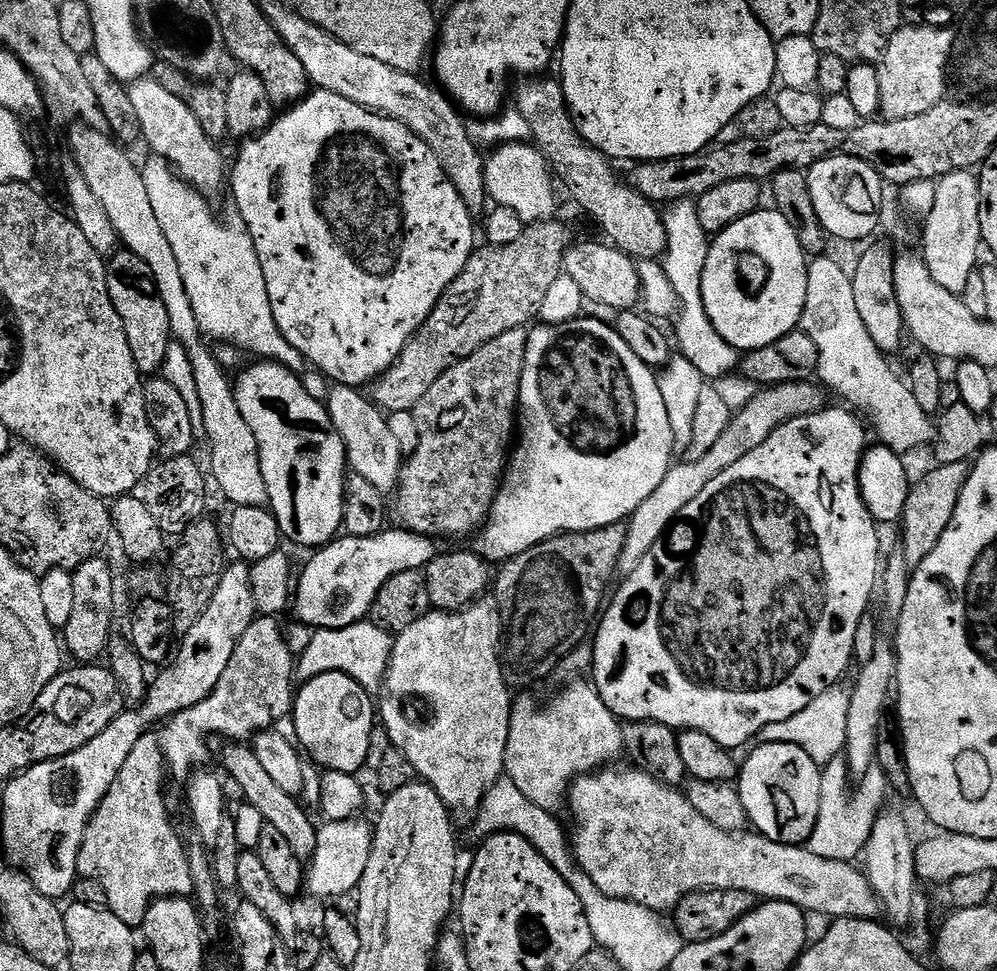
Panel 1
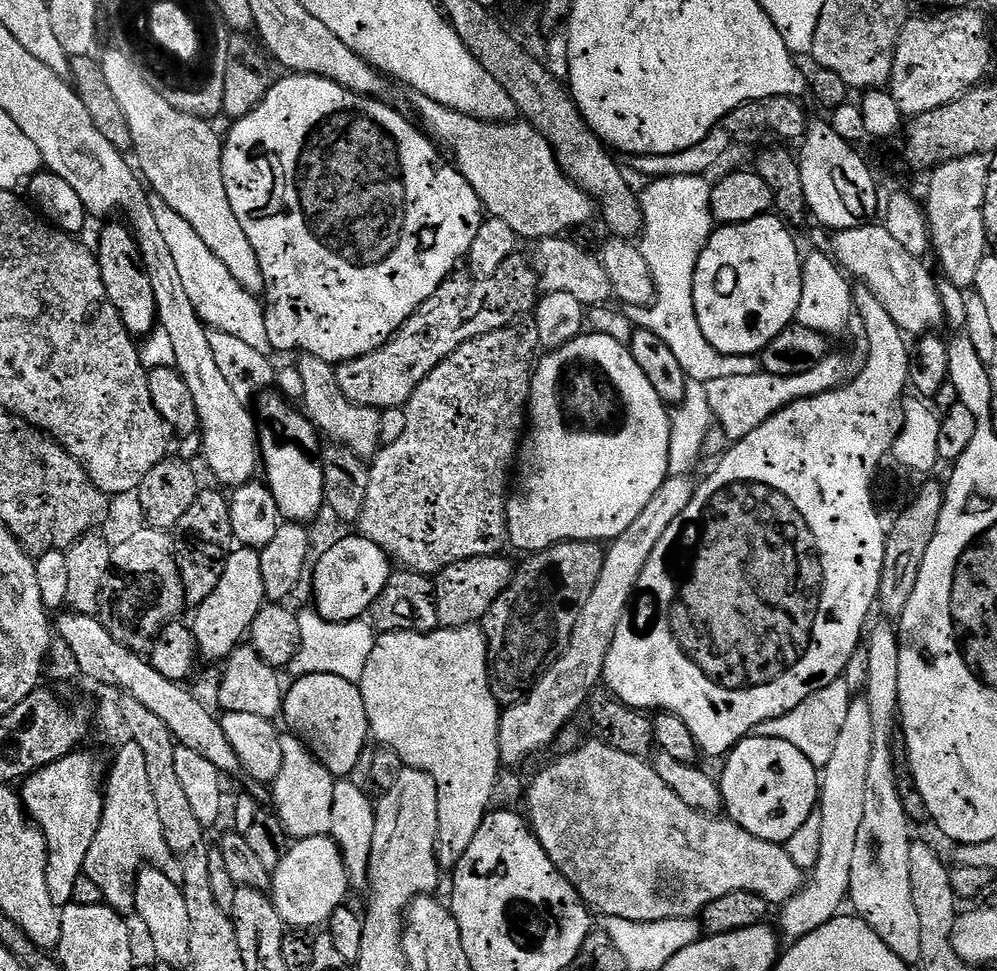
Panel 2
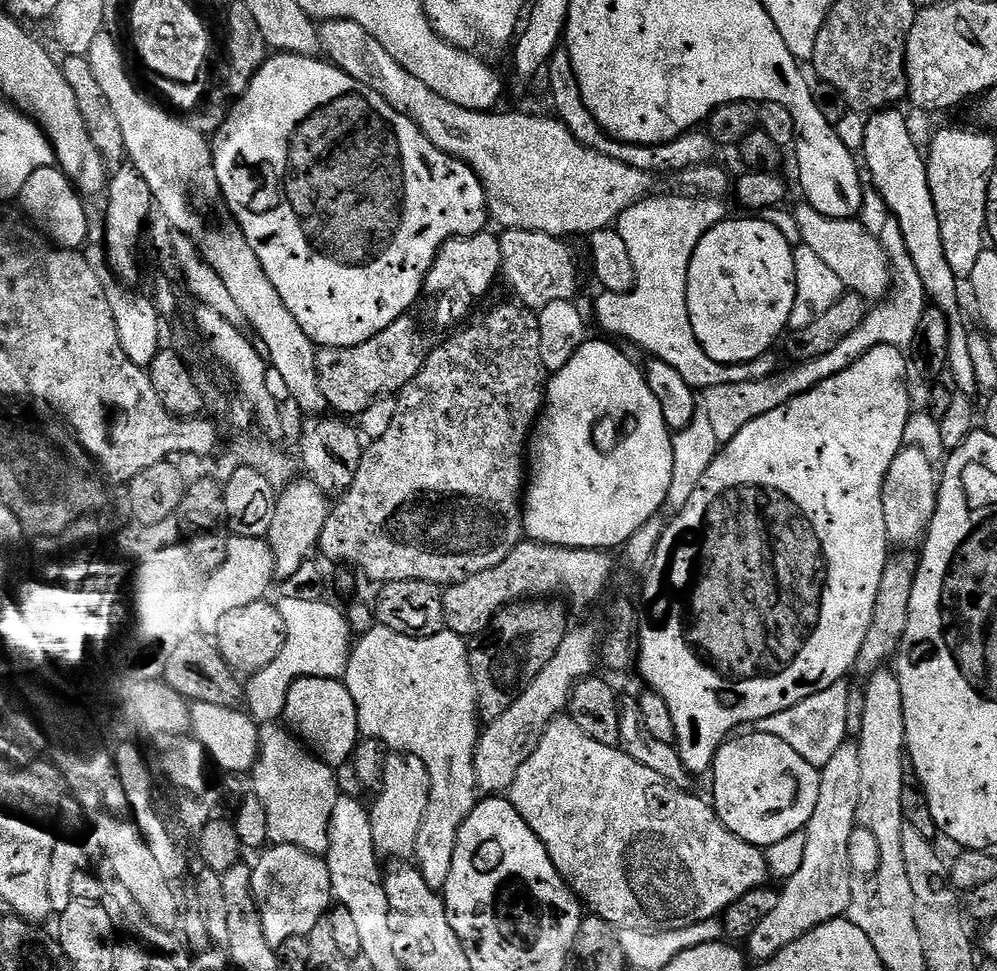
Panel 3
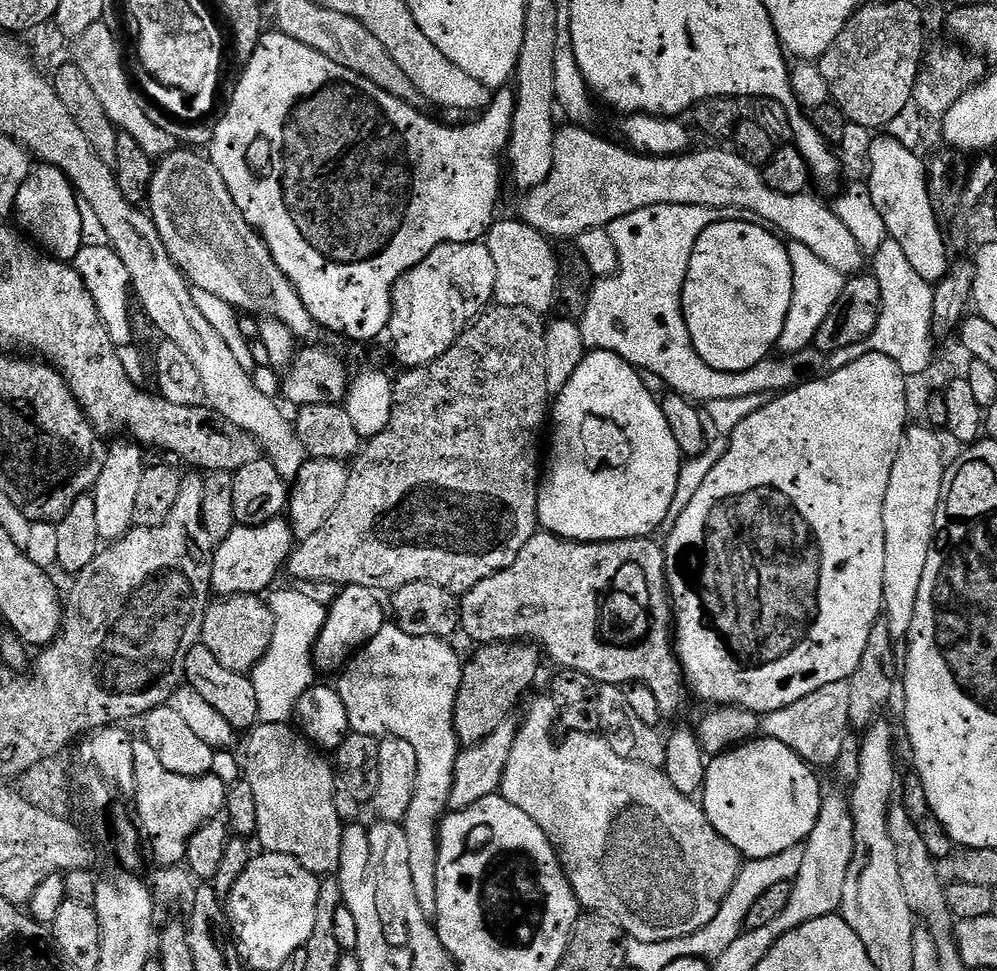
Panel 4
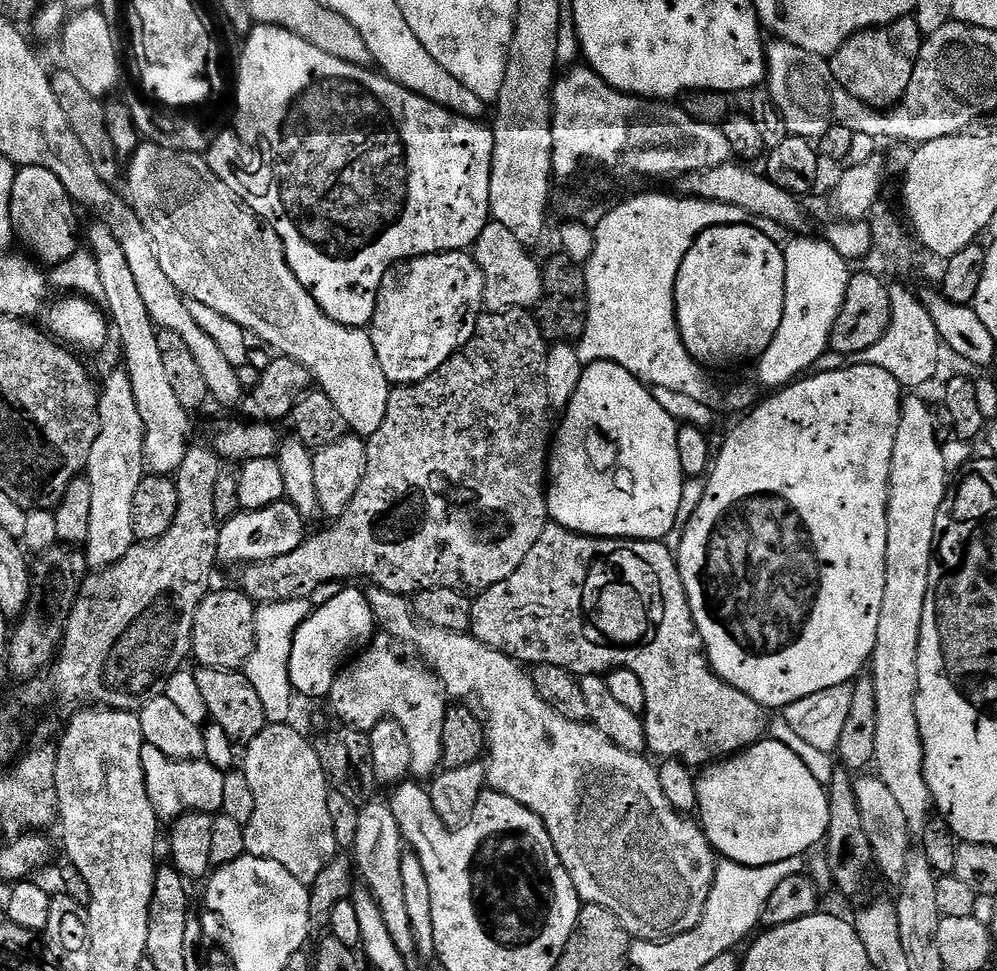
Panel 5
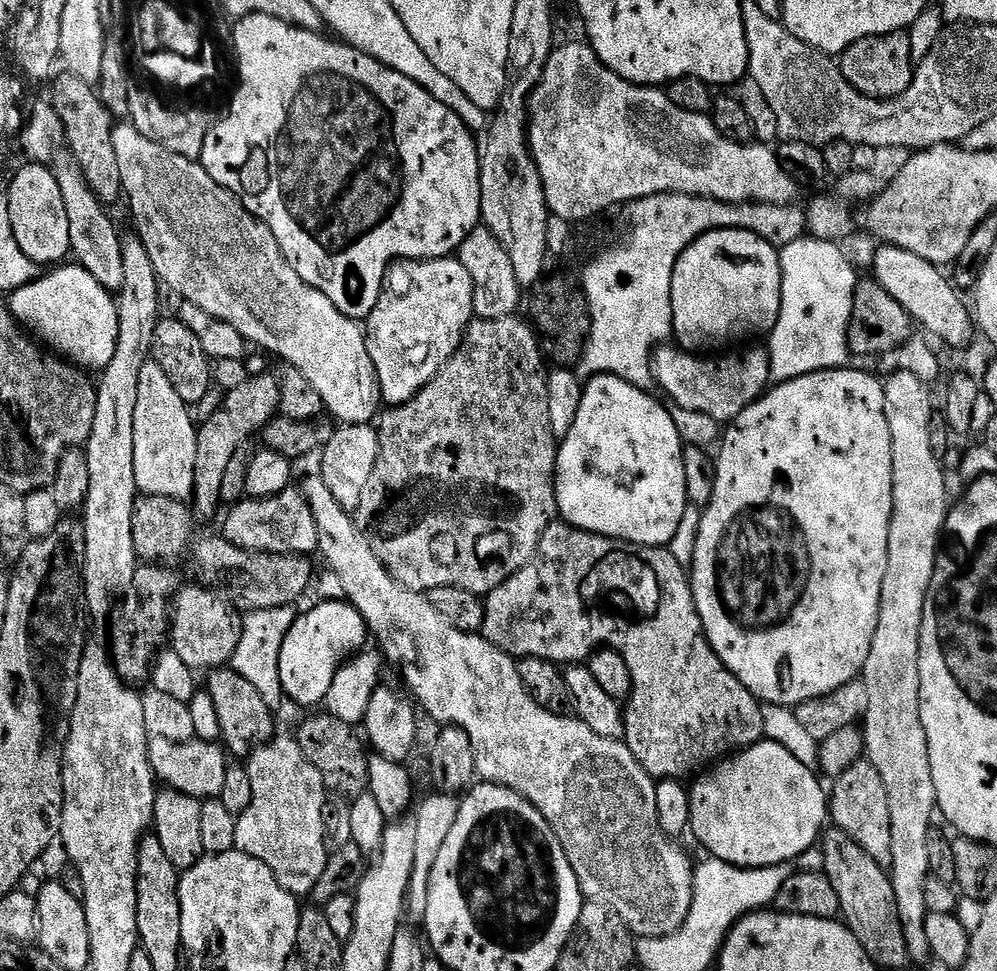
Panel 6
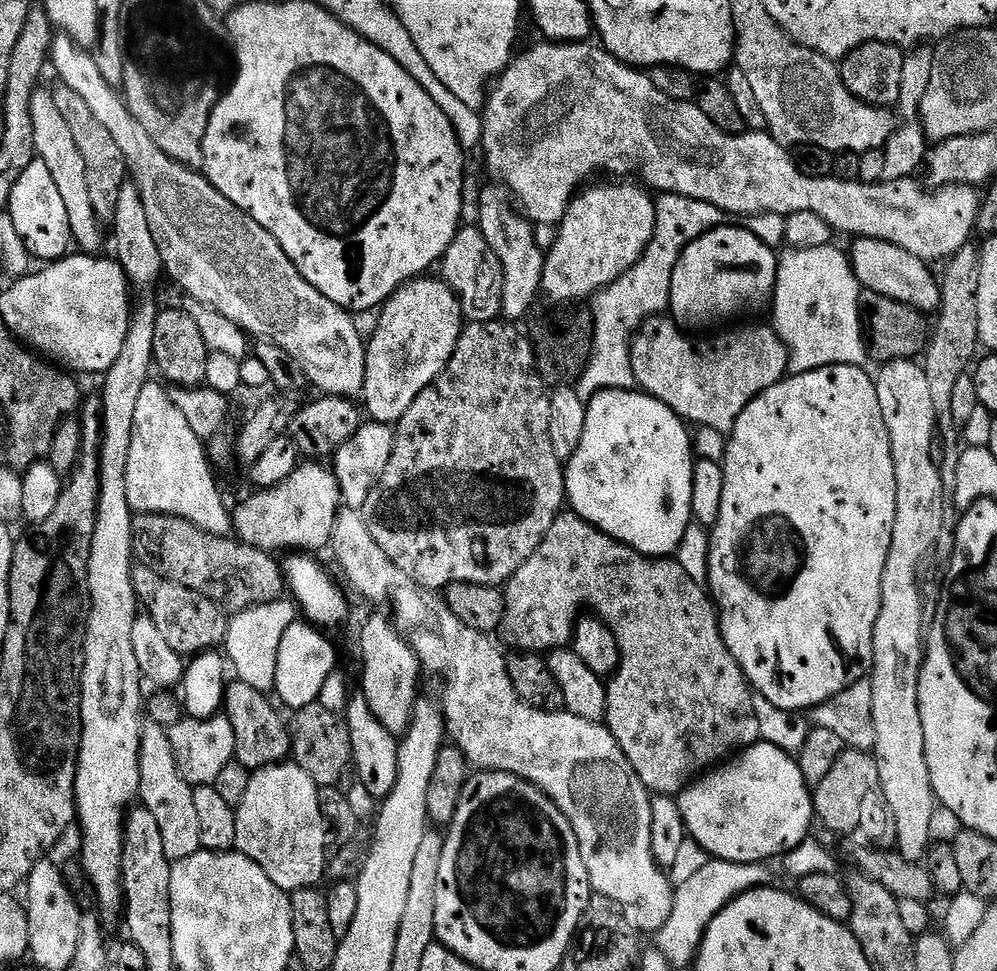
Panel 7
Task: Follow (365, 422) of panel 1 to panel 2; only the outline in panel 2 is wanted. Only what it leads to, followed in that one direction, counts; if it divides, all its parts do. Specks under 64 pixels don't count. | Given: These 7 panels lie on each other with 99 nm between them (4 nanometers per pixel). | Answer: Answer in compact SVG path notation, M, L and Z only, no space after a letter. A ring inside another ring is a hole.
M301 355L298 367L305 386L305 394L302 399L302 411L316 427L317 433L329 436L332 444L340 444L343 448L349 448L355 456L371 458L380 451L380 412L374 408L358 406L346 398L346 394L340 392L336 381L335 367L322 358Z

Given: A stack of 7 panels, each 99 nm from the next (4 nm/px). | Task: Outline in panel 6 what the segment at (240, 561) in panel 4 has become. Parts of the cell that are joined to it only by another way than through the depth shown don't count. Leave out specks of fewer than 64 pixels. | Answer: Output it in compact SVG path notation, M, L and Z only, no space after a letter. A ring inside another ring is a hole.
M289 486L277 496L264 500L245 498L227 509L222 535L234 546L251 552L282 552L285 554L312 554L319 549L318 526L303 491Z

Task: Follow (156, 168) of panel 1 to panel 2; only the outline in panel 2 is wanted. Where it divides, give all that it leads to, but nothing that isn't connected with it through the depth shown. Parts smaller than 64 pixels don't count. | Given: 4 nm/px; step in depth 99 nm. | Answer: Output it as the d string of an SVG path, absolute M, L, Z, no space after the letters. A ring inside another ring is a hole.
M159 198L152 200L152 209L160 233L174 257L186 295L190 297L190 302L194 302L194 310L198 310L202 323L209 329L237 337L239 341L254 346L255 350L271 353L273 347L266 334L265 305L261 301L259 304L256 301L259 299L253 293L247 292L238 282L238 278L234 278L234 274L230 274L230 270L222 266L222 262L213 254L210 246L206 246L206 242L198 238L198 230L194 230L194 226L190 226L190 222L186 222L186 218L178 214L178 210L174 210Z

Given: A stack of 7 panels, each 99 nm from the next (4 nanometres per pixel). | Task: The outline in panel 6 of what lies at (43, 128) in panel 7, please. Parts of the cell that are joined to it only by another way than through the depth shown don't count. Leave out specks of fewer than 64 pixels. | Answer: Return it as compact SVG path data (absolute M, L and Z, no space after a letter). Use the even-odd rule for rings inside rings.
M71 154L57 155L51 170L58 182L58 190L62 190L62 202L66 202L71 255L75 263L89 271L108 291L119 293L122 286L122 232L116 229L115 222L108 217L106 205L96 197L94 190L90 190L90 182L86 182L86 174L82 174L82 166L78 166L75 157Z

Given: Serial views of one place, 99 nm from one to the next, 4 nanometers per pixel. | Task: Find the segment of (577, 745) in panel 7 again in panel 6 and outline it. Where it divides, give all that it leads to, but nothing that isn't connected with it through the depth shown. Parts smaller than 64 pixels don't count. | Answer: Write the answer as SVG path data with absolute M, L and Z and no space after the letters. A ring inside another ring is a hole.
M313 474L313 476L306 477L304 485L302 485L302 491L304 497L308 499L308 505L314 514L314 522L318 526L319 555L324 555L329 570L340 579L340 588L345 592L341 593L346 597L348 603L353 604L358 612L362 614L371 639L373 641L376 639L381 644L379 647L382 649L383 655L387 659L389 656L400 667L400 672L404 675L405 682L408 683L409 689L407 688L407 691L414 697L415 703L422 709L423 715L425 712L430 719L437 720L437 725L466 730L466 734L470 734L470 742L474 745L477 777L483 783L506 786L510 790L522 794L522 798L529 800L546 818L546 822L550 822L558 842L562 842L562 850L566 850L566 858L570 858L570 866L574 866L574 874L580 883L580 890L587 899L603 900L604 903L611 906L623 918L624 923L628 925L628 929L637 937L665 936L674 930L678 930L678 926L682 926L682 922L686 922L686 914L690 914L690 906L694 898L694 860L691 860L676 845L679 843L673 837L664 832L658 816L657 781L653 780L652 775L640 765L638 758L634 758L634 754L629 750L623 739L602 738L602 734L594 734L594 730L590 730L590 726L583 724L580 719L573 718L568 714L551 712L538 702L534 702L534 698L526 690L526 686L520 677L520 665L513 657L503 652L501 648L495 648L489 640L484 639L483 635L475 632L463 632L454 626L450 626L450 622L446 622L446 618L442 618L442 614L438 614L438 610L434 610L434 606L428 601L425 593L415 592L406 586L402 586L402 582L398 582L388 573L386 566L378 558L378 554L374 554L368 537L364 535L361 529L357 528L353 513L342 510L342 506L338 506L338 501L334 499L334 493L330 490L330 486L326 486L323 476Z

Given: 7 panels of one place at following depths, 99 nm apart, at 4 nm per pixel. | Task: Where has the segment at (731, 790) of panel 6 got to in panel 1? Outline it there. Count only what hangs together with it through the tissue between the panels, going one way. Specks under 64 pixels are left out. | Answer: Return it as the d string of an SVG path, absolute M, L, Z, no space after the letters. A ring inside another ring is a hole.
M760 744L752 750L753 752L742 760L738 768L738 787L749 825L767 840L773 840L779 844L803 845L810 838L818 822L822 802L821 765L816 764L814 758L806 754L806 750L793 744Z

